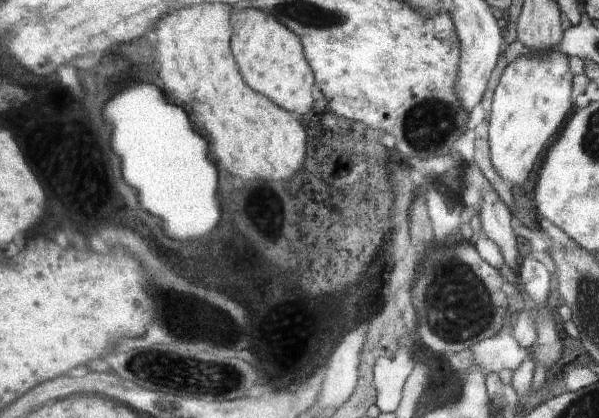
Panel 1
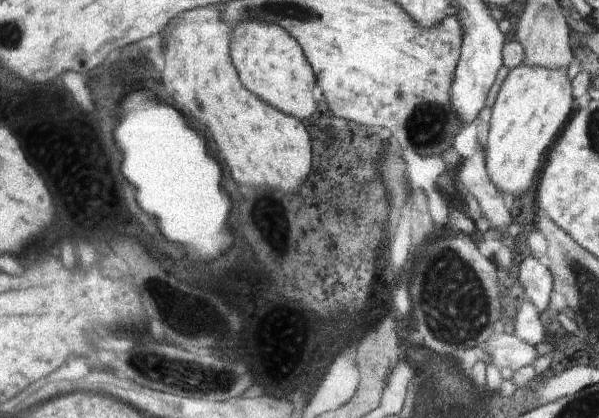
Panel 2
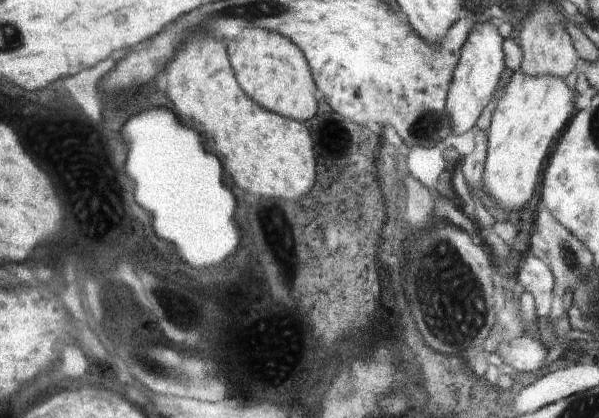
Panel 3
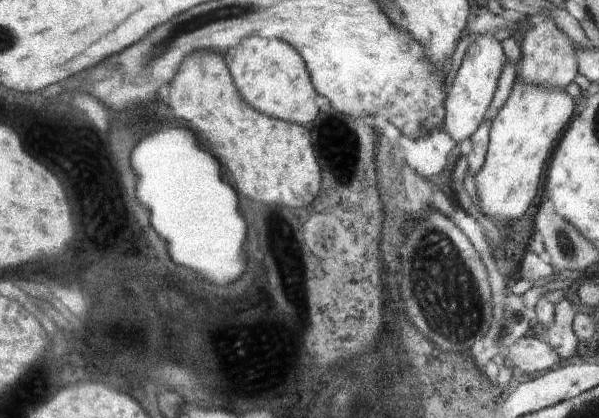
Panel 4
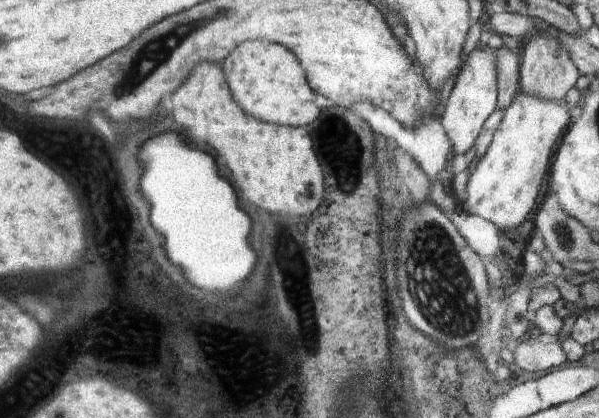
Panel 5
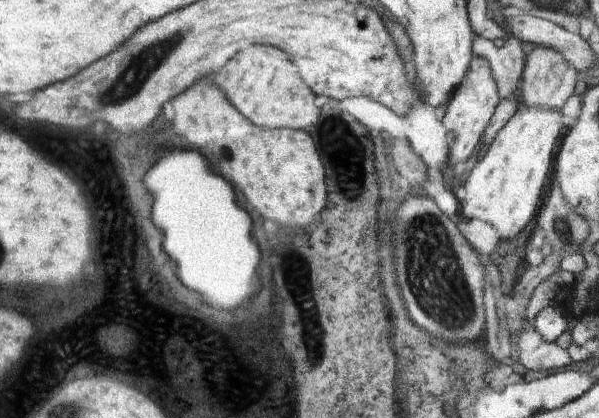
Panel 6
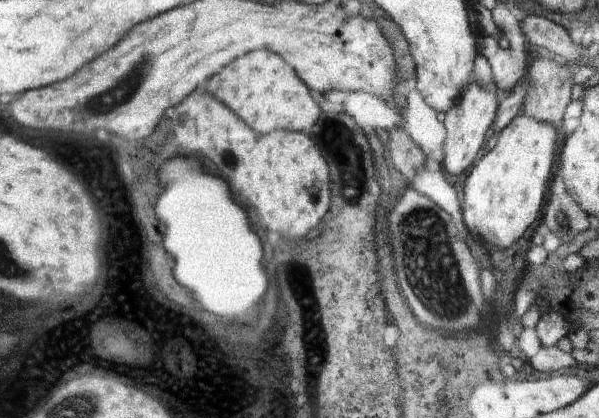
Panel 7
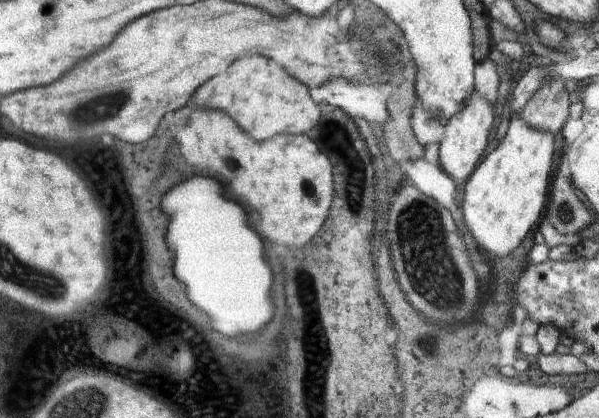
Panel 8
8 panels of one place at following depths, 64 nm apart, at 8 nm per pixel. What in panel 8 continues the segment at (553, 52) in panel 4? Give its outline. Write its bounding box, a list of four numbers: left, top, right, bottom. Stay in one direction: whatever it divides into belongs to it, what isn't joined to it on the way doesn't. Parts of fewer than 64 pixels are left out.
[518,76,569,137]

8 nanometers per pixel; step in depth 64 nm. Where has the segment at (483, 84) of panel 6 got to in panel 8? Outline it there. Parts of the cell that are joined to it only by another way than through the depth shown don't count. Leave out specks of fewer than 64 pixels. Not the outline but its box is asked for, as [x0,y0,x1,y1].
[439,91,494,184]

